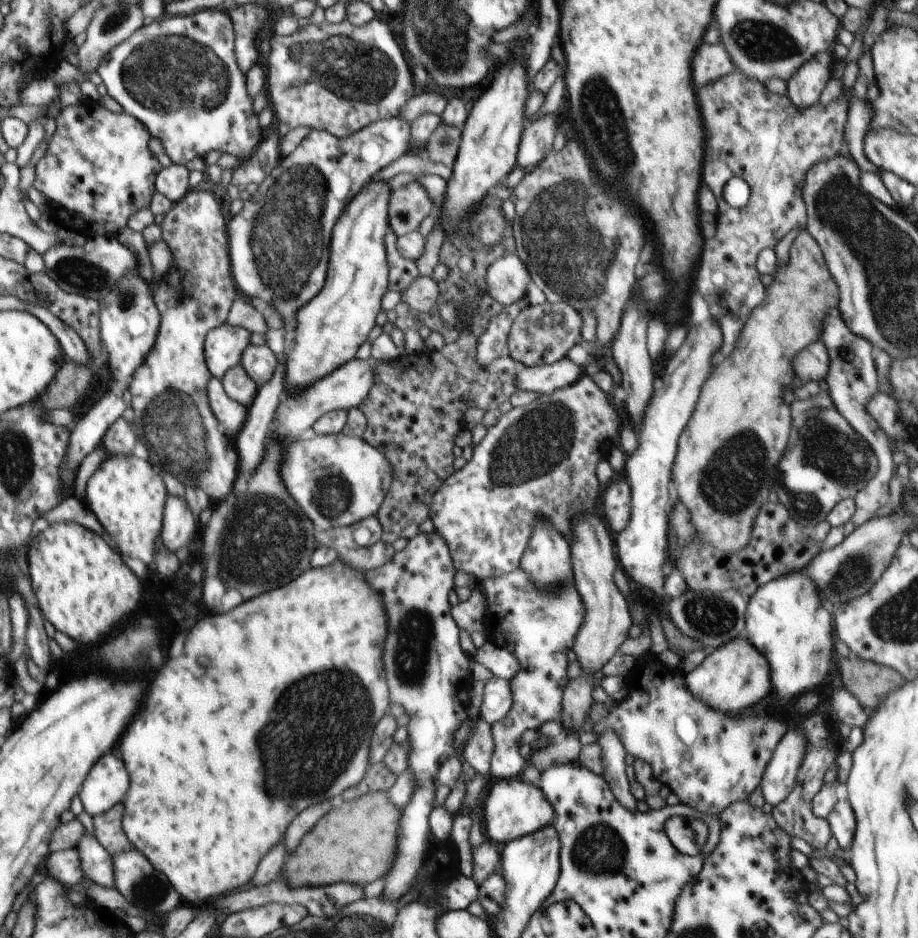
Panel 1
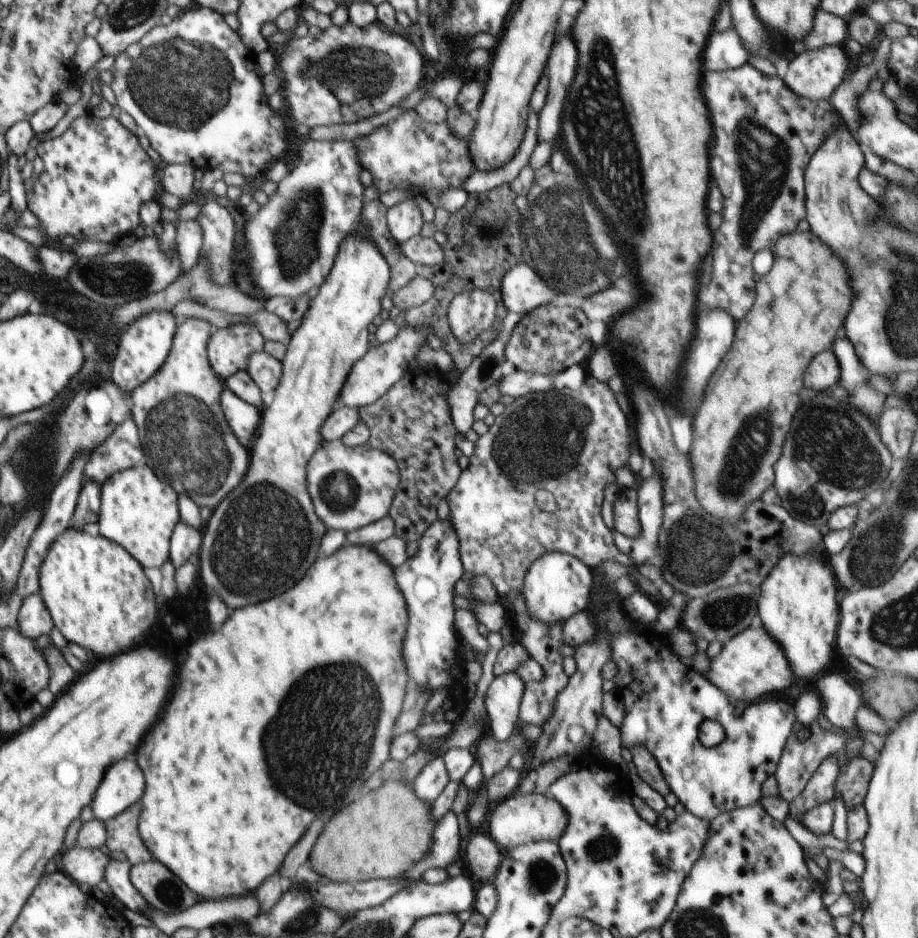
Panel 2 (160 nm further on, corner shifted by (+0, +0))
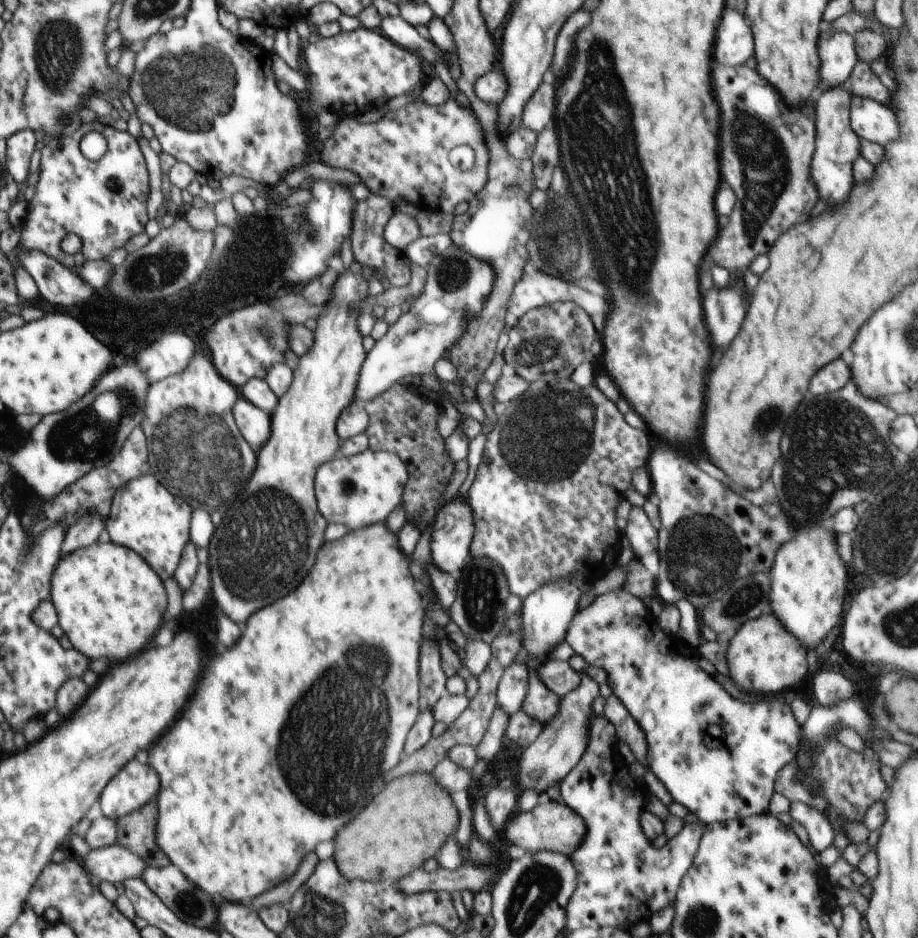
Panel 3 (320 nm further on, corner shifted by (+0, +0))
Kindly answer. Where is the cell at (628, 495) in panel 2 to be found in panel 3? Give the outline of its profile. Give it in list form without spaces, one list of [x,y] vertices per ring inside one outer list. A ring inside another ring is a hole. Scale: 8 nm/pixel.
[[[632,506],[627,526],[622,534],[627,538],[632,551],[639,559],[646,554],[654,554],[658,551],[658,532],[643,508]]]

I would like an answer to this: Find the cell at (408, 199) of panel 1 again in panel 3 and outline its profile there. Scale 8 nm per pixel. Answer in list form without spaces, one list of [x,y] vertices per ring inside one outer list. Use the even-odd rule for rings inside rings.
[[[396,211],[388,220],[383,236],[390,246],[405,252],[406,248],[421,236],[420,224],[414,216]]]

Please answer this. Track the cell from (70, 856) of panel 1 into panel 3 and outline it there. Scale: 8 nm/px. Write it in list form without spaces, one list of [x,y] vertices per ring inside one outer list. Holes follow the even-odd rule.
[[[120,845],[92,849],[84,858],[82,866],[86,872],[100,879],[100,882],[110,882],[113,885],[123,882],[126,878],[140,878],[146,862],[138,854],[130,852]]]

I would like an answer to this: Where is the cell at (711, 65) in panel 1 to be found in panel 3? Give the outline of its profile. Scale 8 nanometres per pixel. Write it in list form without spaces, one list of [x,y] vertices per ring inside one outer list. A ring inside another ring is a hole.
[[[726,8],[722,22],[716,32],[716,52],[714,58],[732,68],[741,67],[754,54],[752,30],[746,24],[744,14],[736,8]]]

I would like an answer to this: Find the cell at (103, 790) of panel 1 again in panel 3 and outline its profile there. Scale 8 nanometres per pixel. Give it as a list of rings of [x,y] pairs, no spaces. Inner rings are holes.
[[[136,758],[108,782],[100,796],[100,807],[106,818],[114,821],[145,806],[160,790],[156,770],[140,764]]]

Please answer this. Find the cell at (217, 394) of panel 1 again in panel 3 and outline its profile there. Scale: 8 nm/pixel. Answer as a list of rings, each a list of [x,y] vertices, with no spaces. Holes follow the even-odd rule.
[[[244,398],[236,400],[232,414],[240,434],[257,454],[270,438],[270,415]]]

